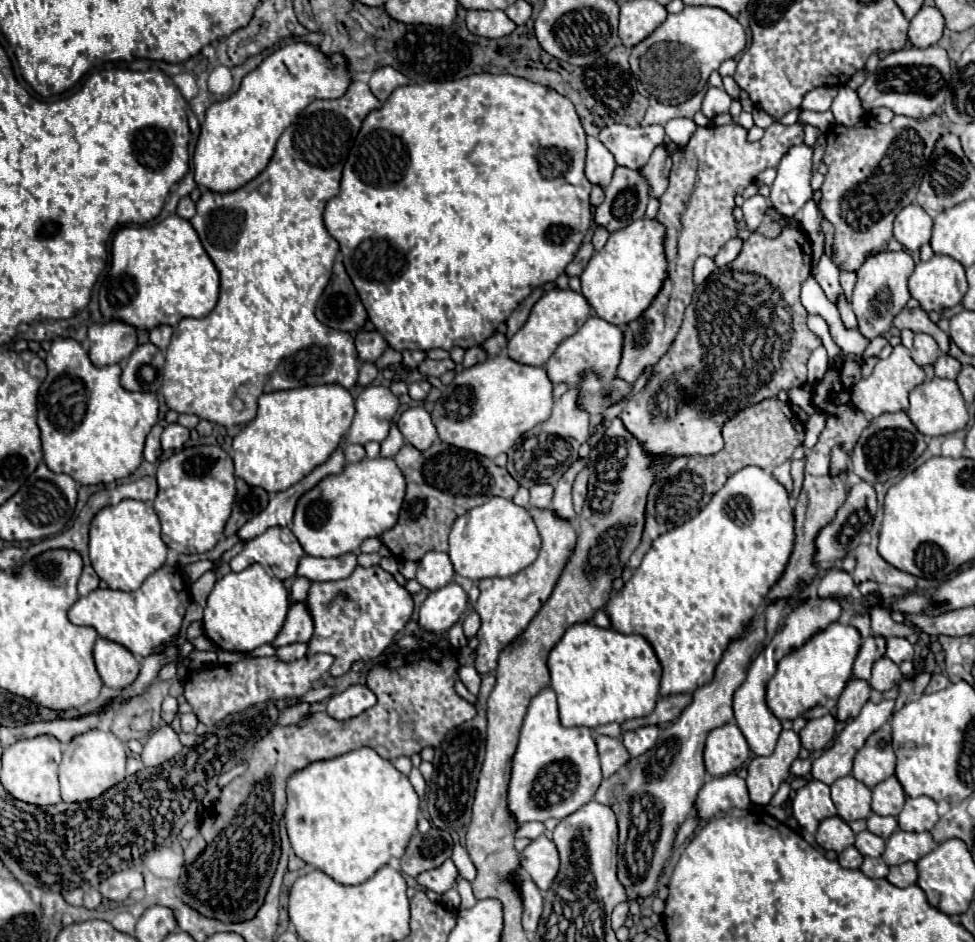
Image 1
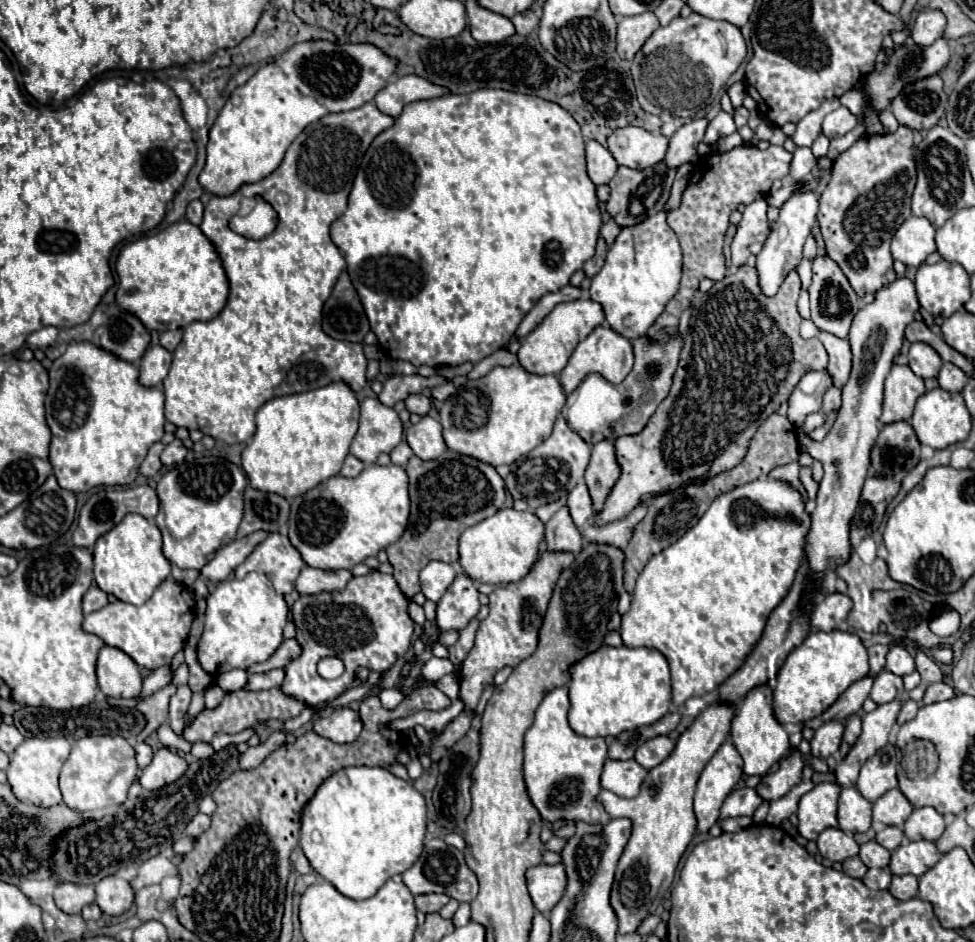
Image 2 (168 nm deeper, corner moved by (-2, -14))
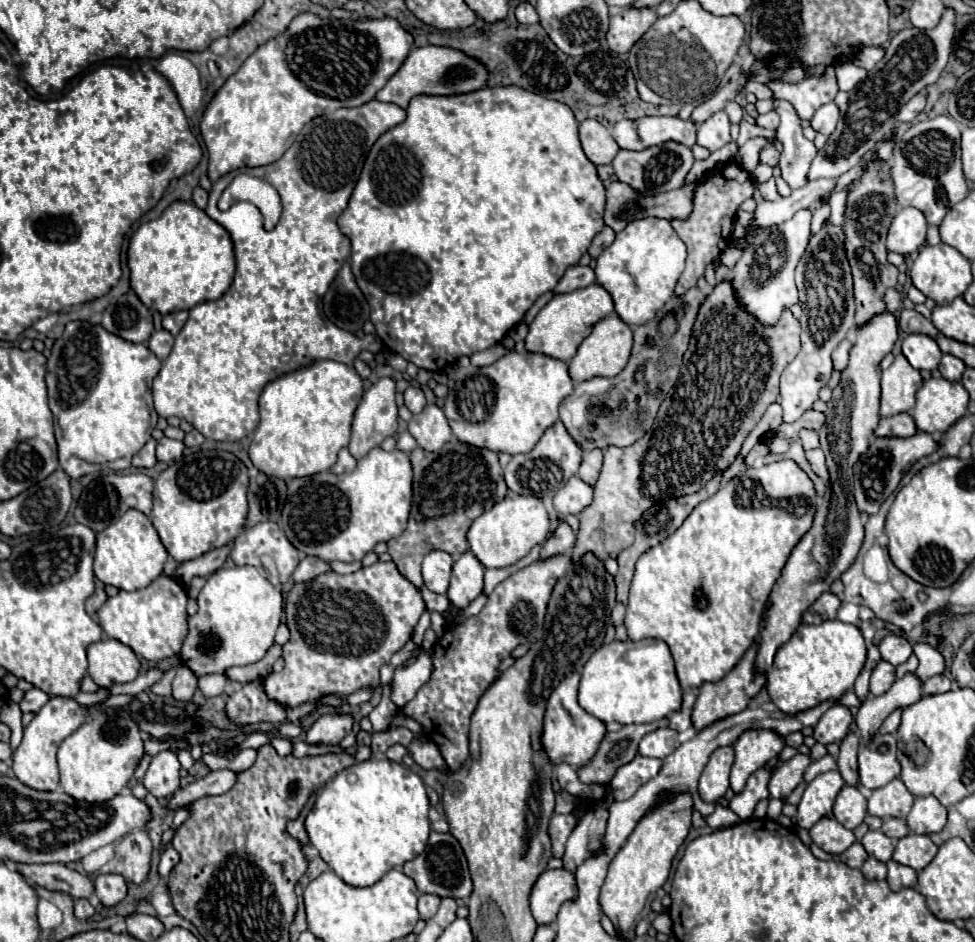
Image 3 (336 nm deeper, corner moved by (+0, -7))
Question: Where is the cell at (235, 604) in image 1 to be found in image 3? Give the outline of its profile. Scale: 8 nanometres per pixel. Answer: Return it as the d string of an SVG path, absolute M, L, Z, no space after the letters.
M231 566L213 572L197 596L197 612L187 618L187 638L181 646L181 662L195 674L223 674L231 666L245 666L261 660L273 646L275 630L281 624L283 598L255 566Z

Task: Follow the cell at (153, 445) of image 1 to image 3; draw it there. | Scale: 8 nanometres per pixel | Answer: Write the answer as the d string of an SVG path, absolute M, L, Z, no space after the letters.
M151 438L135 456L133 456L133 466L135 468L153 468L157 464L155 460L155 440Z

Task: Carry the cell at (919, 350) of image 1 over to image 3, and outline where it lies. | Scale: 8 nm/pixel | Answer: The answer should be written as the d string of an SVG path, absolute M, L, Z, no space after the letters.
M909 334L903 340L903 354L917 370L935 370L941 362L941 350L931 336Z

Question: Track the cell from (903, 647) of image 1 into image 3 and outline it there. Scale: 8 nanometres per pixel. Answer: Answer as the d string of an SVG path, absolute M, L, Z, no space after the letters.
M889 634L879 642L879 652L881 652L883 660L887 660L893 666L899 666L913 654L913 648L905 636Z

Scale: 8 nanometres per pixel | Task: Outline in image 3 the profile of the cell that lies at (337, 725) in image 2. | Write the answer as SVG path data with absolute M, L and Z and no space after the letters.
M341 712L321 716L309 730L307 730L307 744L339 744L347 734L353 730L353 718Z

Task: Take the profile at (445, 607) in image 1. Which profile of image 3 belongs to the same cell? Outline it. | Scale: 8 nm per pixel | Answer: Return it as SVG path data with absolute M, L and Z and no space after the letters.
M463 552L461 558L453 564L453 576L449 586L449 600L455 608L469 606L483 592L483 564L473 556L473 552Z

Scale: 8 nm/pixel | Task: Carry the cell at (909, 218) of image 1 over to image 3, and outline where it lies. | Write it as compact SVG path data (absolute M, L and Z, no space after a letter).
M899 208L887 234L887 250L903 256L913 254L923 246L925 236L927 236L925 216L917 208Z

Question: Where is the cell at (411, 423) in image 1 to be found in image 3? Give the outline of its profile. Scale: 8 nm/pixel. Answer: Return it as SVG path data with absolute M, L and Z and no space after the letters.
M427 404L419 414L409 422L409 432L417 444L427 452L437 452L445 442L451 440L449 420L443 414L443 408Z

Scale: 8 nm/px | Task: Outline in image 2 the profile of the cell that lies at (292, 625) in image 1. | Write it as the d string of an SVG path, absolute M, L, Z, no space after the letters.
M287 639L279 645L279 649L267 661L249 667L247 673L261 673L261 671L271 671L271 669L277 669L277 667L285 667L287 663L291 663L299 655L301 655L301 647L299 647L297 639Z

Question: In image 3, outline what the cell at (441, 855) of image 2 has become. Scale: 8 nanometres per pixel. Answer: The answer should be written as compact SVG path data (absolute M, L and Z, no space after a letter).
M431 832L425 852L419 854L417 858L409 860L403 866L403 872L415 880L417 890L421 894L435 894L439 898L455 898L457 900L457 898L467 898L471 894L471 890L473 890L465 854L461 850L457 838L453 838L449 832L447 834Z

